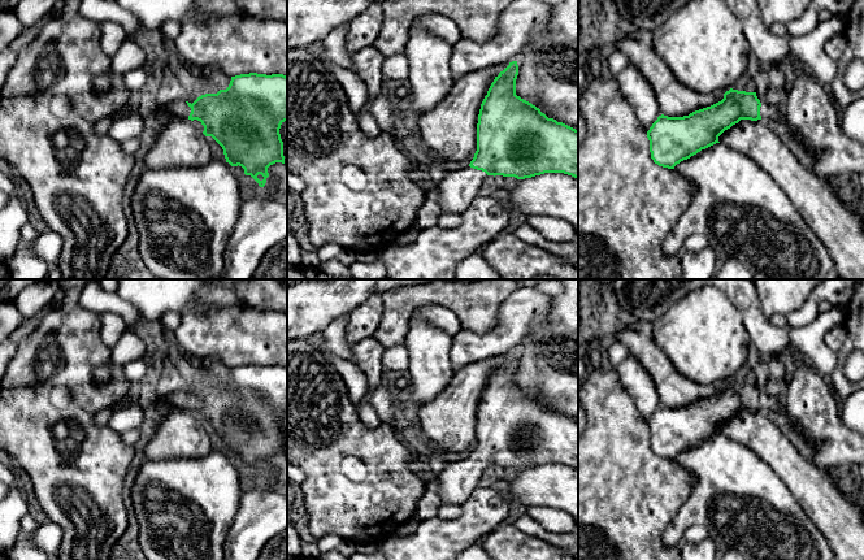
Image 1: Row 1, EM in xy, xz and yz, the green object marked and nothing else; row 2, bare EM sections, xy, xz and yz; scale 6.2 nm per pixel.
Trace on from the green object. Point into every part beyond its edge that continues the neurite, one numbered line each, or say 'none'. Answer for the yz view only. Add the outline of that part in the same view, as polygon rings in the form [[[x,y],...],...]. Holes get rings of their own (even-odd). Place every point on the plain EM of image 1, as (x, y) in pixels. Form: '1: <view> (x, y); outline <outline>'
1: yz (768, 402); outline [[[768,392],[761,394],[760,398],[760,407],[763,412],[773,411],[778,412],[782,408],[782,403],[778,400],[778,398],[769,395]]]

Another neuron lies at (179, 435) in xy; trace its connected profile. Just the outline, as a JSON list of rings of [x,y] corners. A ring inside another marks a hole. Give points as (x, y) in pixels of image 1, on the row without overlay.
[[[191,411],[162,414],[155,435],[146,447],[149,460],[201,459],[212,452],[207,427]]]

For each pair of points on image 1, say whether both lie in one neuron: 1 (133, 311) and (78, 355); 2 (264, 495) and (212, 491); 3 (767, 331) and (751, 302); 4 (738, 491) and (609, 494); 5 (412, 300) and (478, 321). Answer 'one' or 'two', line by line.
1: two
2: two
3: one
4: two
5: one

